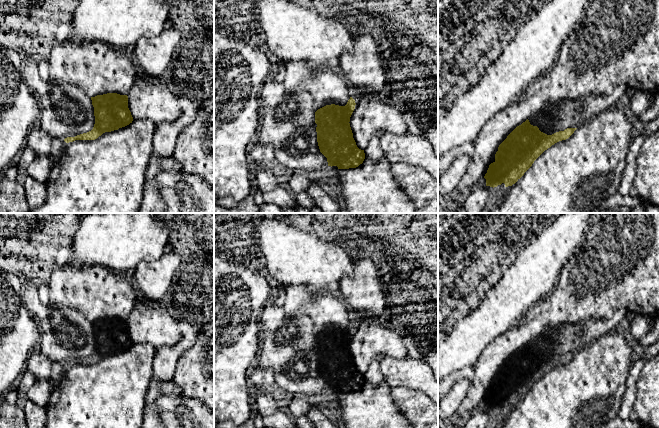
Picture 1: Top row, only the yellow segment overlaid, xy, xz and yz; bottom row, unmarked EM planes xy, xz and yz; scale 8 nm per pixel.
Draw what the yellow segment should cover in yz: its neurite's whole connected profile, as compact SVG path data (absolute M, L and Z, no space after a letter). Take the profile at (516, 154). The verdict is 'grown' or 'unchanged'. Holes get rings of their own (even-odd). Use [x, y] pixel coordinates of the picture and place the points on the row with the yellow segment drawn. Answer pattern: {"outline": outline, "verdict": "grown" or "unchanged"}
{"outline": "M527 119L517 126L499 145L495 161L489 165L486 186L497 187L502 183L505 187L515 184L532 166L534 161L555 143L568 139L577 128L547 135Z", "verdict": "unchanged"}

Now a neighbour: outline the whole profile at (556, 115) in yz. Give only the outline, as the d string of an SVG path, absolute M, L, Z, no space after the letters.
M620 84L607 95L586 95L576 99L561 98L547 101L529 118L533 126L547 135L567 128L578 128L594 119L601 112L618 105L627 86Z

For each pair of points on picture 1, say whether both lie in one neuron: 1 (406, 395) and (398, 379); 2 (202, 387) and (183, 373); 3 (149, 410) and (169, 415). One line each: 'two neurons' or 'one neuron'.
1: two neurons
2: one neuron
3: two neurons

